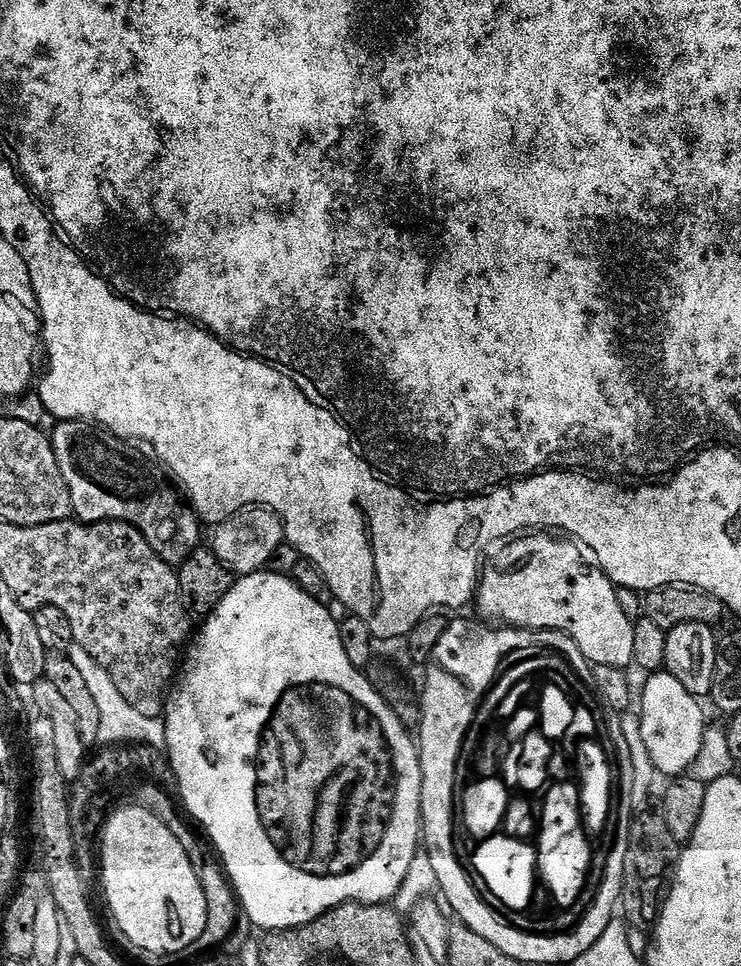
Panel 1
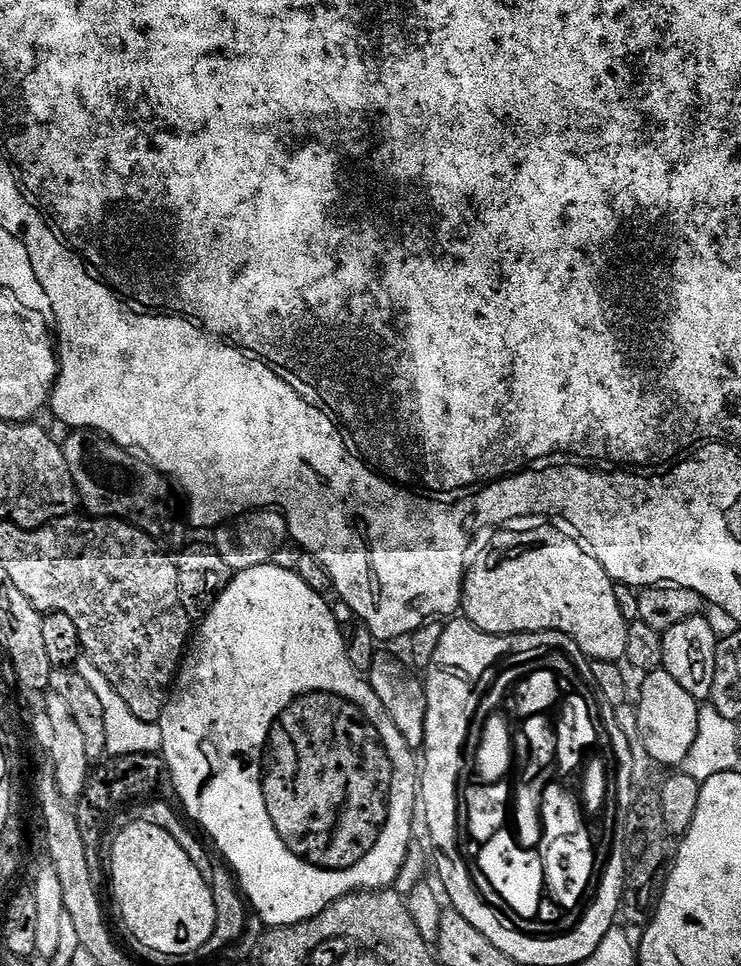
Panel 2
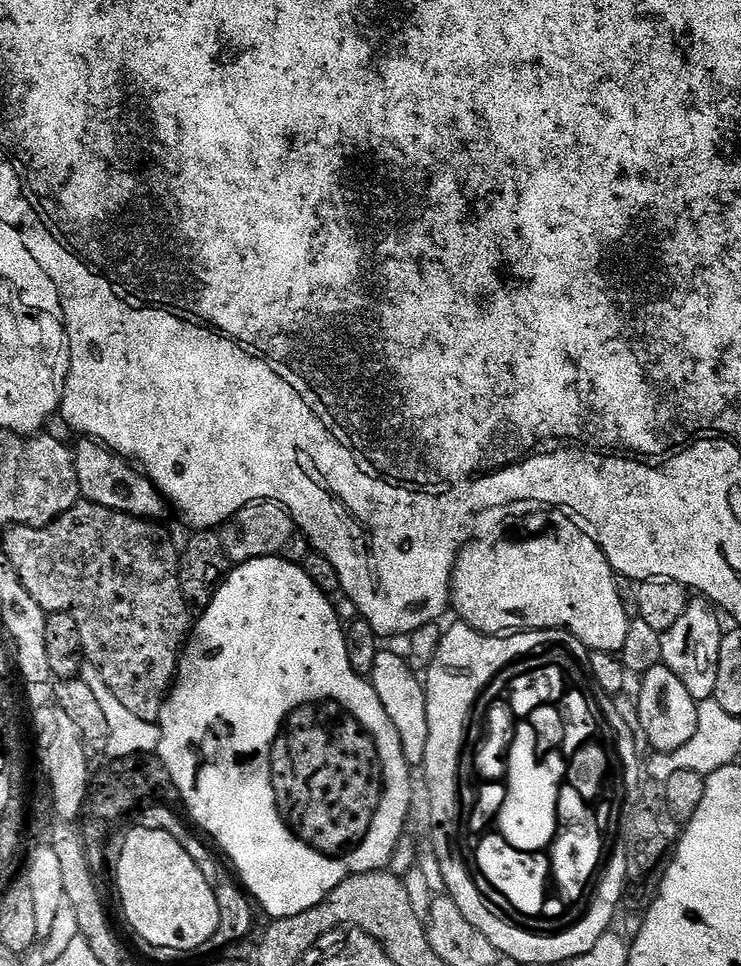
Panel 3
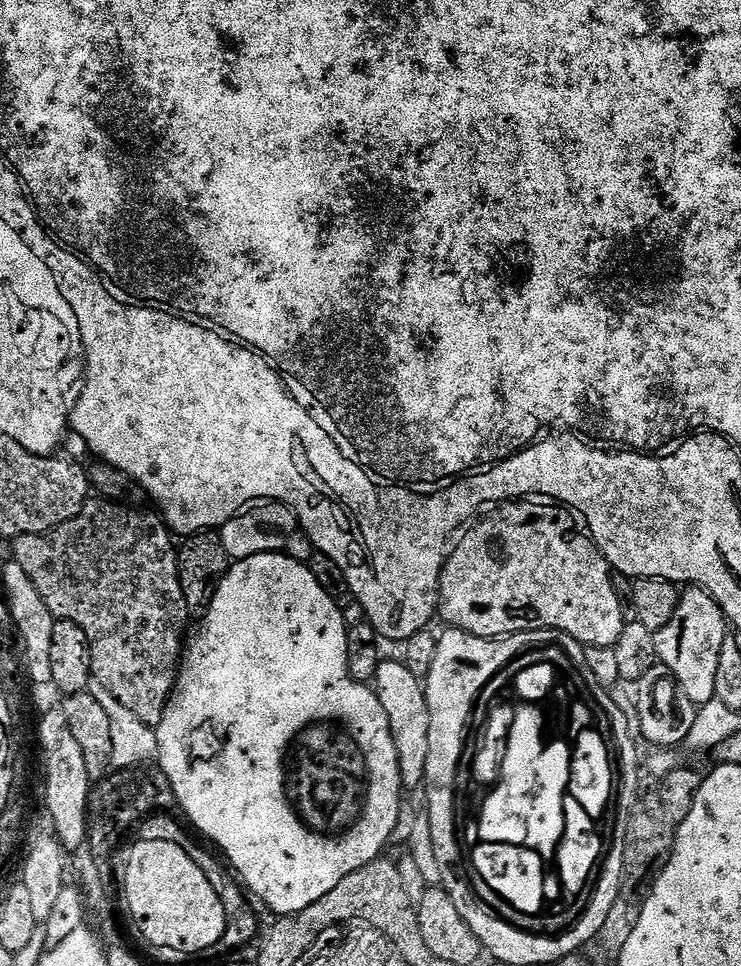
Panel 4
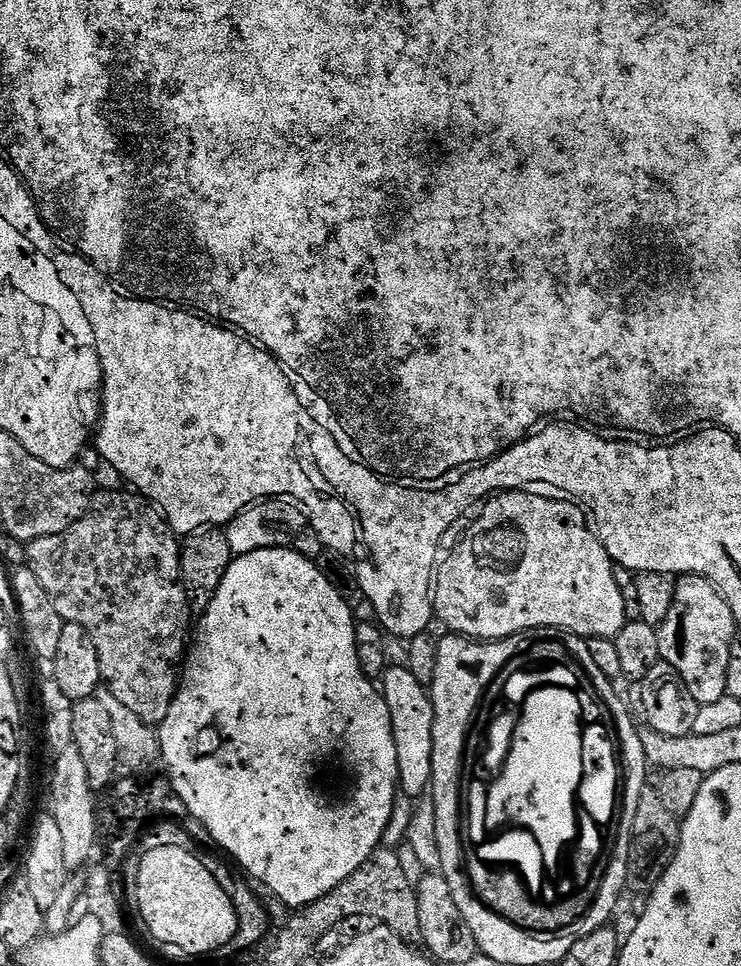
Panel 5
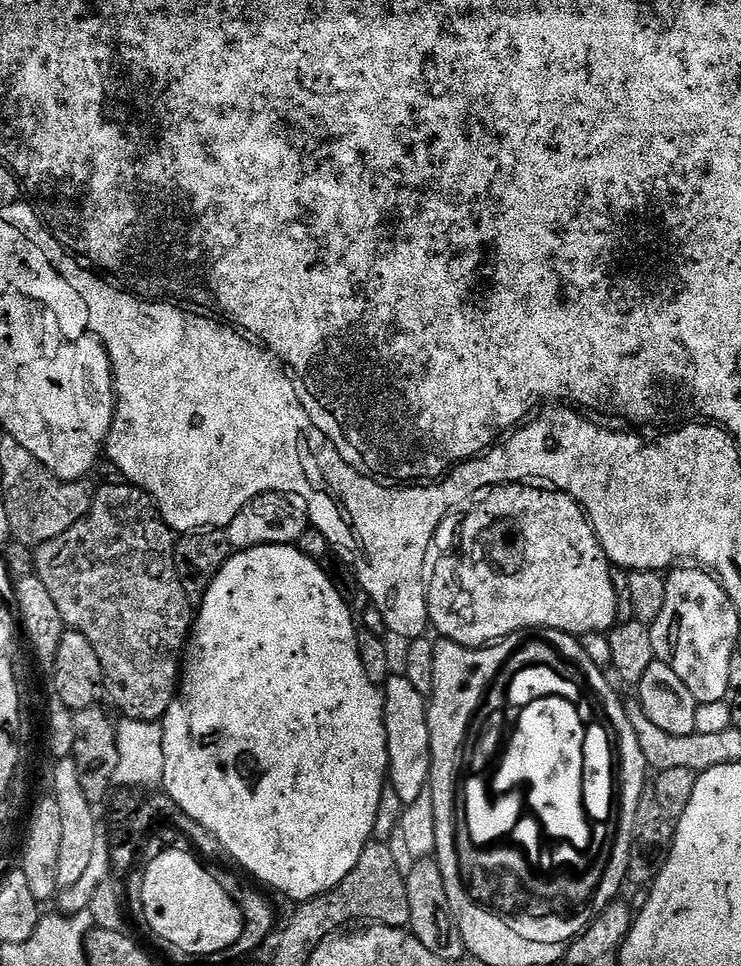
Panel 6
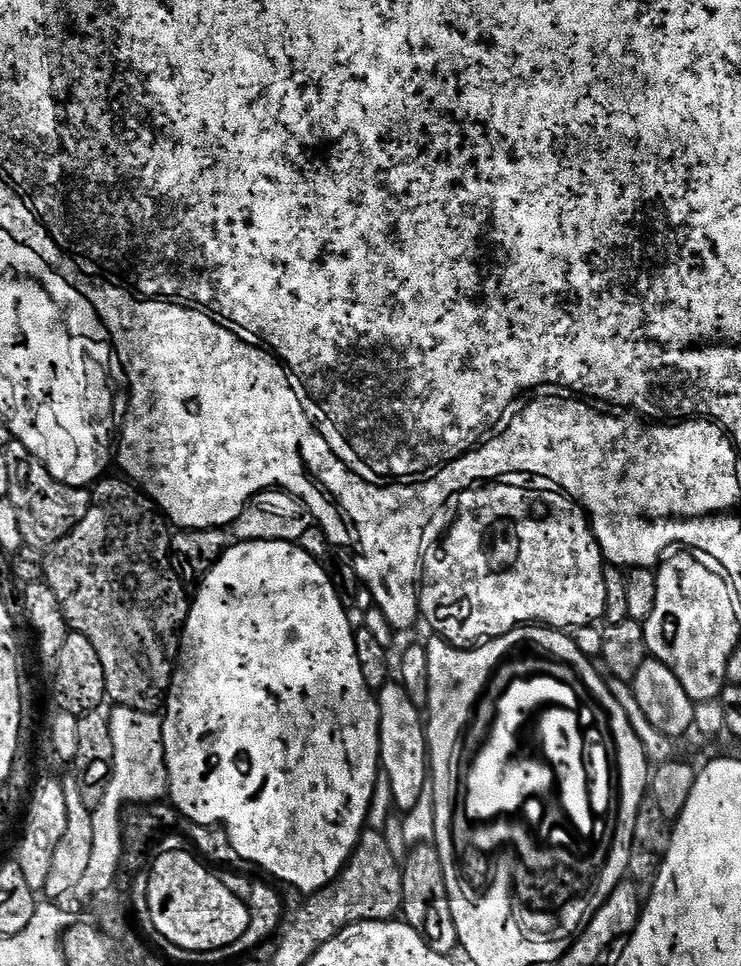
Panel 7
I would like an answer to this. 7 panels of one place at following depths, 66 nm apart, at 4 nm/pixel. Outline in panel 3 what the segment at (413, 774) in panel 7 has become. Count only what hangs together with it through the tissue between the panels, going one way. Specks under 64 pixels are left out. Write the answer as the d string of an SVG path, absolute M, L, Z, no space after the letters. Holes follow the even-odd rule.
M381 650L374 658L374 670L370 677L372 690L378 694L380 708L386 710L388 723L394 726L396 740L402 742L402 754L405 765L423 765L426 758L426 742L430 742L430 722L426 714L428 697L421 677L413 672L407 659L396 652Z

